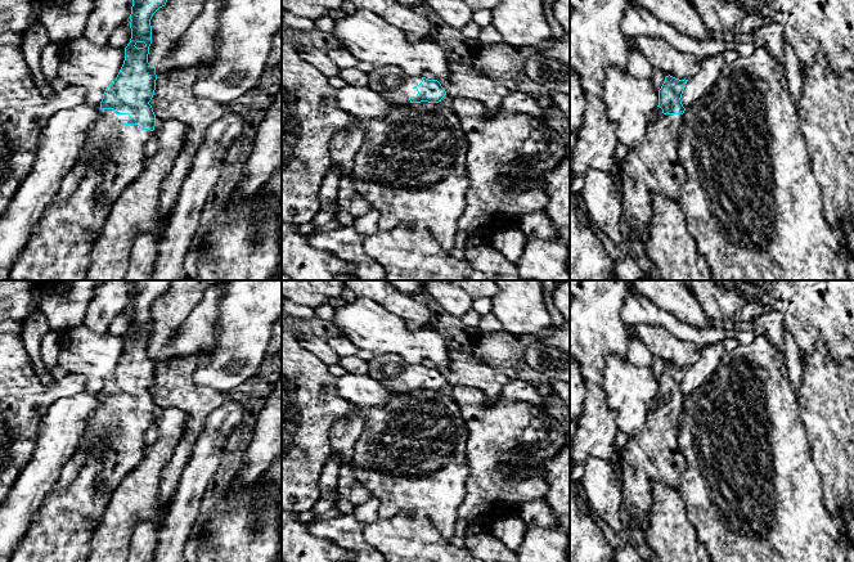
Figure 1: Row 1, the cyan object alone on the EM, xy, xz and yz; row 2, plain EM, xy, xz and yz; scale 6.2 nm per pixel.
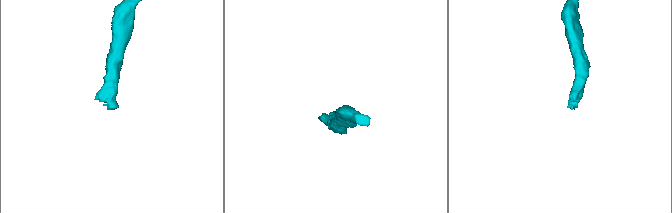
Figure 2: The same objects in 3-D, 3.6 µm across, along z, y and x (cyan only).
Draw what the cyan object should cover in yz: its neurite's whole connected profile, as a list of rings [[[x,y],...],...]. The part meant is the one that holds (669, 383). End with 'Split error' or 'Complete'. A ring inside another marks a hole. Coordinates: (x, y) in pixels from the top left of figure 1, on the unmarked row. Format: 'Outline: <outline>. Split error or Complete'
Outline: [[[670,363],[665,365],[659,378],[659,394],[650,405],[646,424],[621,453],[621,534],[646,562],[659,562],[643,541],[652,514],[652,486],[662,481],[678,487],[686,471],[678,433],[686,399],[680,386],[687,369]]]. Split error

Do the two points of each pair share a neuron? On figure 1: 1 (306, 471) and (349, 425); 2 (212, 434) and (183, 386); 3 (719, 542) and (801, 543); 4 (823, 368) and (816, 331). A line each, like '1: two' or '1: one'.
1: two
2: two
3: one
4: two

